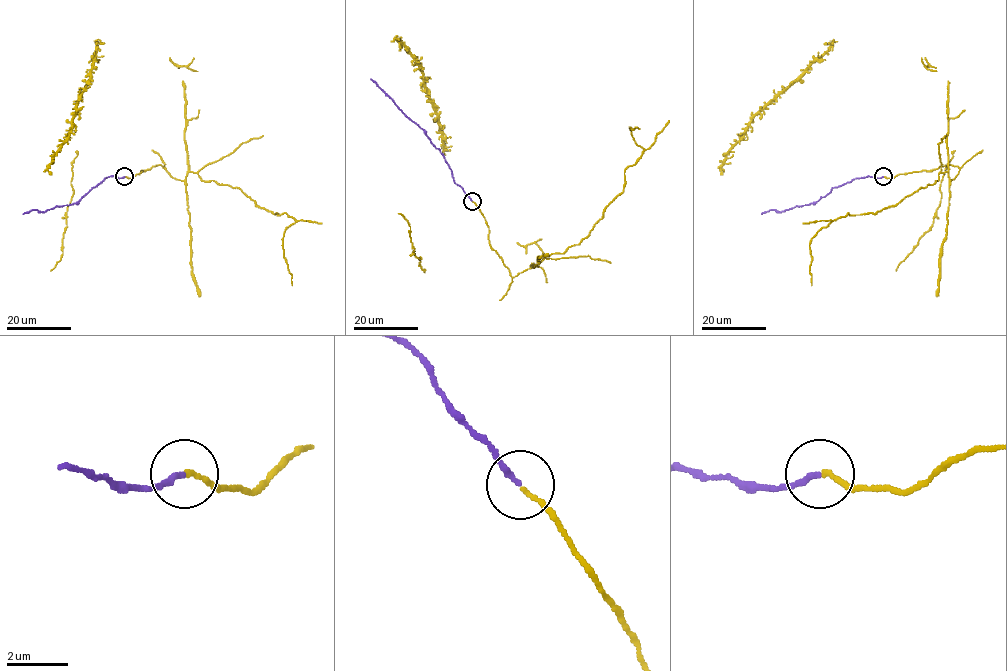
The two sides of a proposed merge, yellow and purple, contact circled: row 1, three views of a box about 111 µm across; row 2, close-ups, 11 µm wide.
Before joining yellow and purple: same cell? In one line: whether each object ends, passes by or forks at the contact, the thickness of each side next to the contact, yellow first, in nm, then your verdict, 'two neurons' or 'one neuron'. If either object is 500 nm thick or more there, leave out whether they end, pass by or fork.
yellow ends | purple ends | 120/180 nm | one neuron

